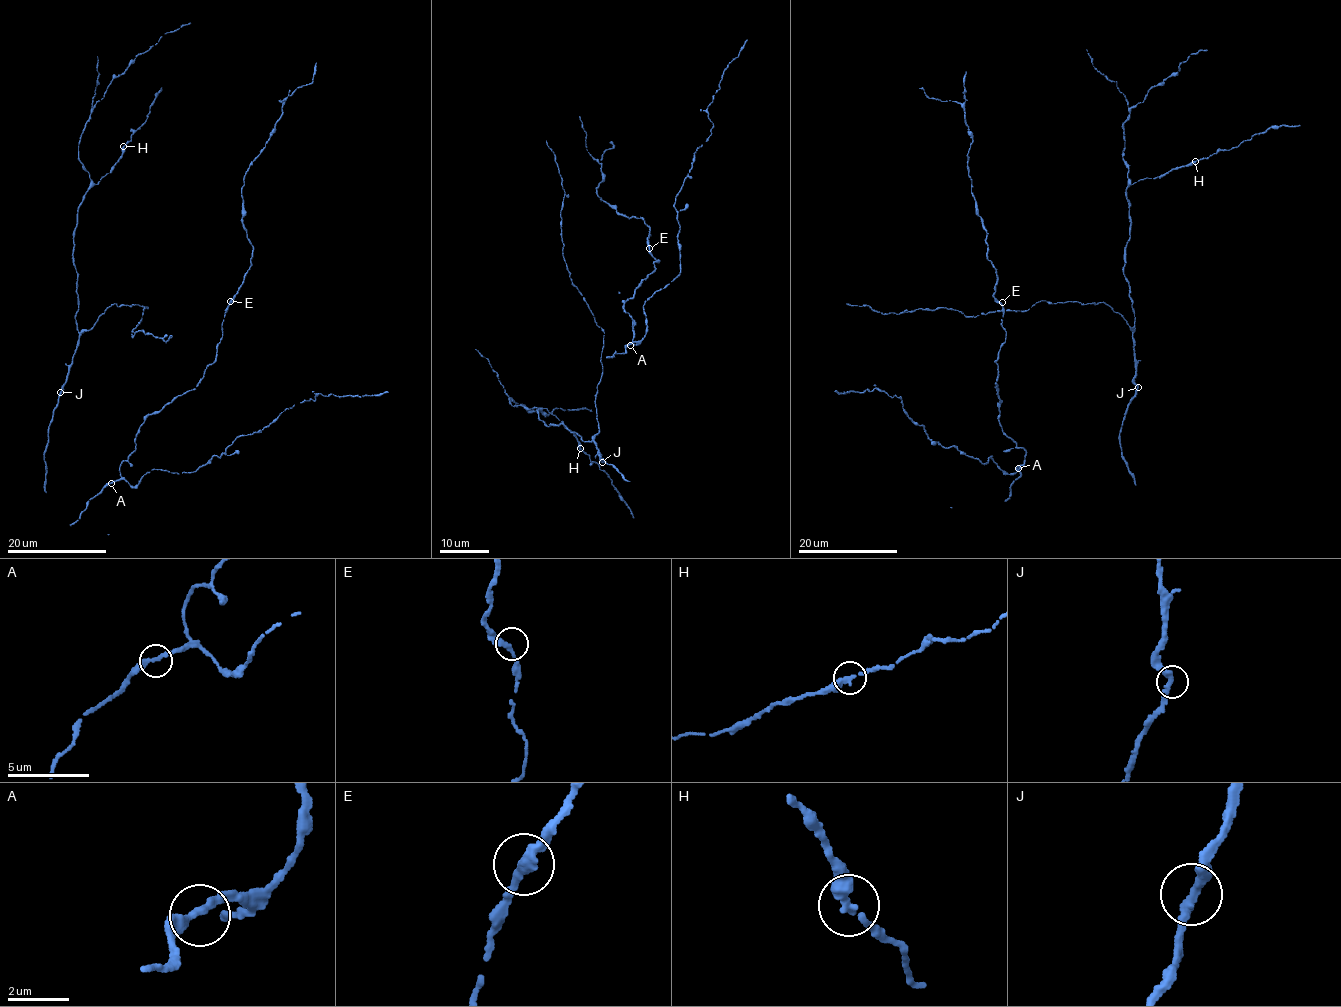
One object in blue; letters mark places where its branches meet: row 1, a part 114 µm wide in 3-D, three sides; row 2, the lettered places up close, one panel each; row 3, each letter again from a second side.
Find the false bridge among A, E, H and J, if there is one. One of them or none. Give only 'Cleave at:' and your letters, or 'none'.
Cleave at: none

